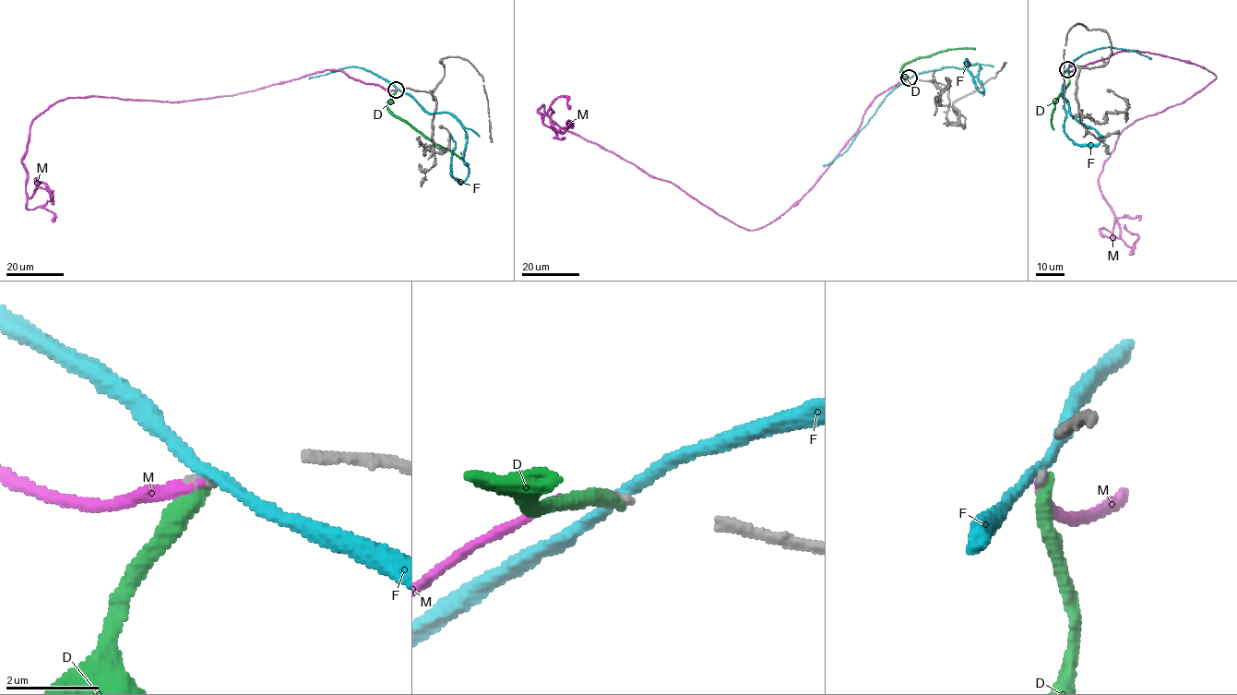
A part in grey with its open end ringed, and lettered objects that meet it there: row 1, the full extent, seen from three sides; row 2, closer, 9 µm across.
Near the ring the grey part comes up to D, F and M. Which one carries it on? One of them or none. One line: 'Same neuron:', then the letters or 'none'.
Same neuron: M

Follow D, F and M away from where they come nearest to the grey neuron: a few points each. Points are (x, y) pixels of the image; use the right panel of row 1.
D: (1067, 69), (1070, 82), (1054, 101), (1051, 122), (1053, 129)
F: (1067, 69), (1062, 97), (1076, 120), (1096, 131), (1098, 144), (1078, 145), (1070, 139), (1064, 132), (1062, 105)
M: (1067, 69), (1133, 50), (1216, 77), (1125, 127), (1103, 164), (1112, 233), (1115, 219), (1139, 221)

